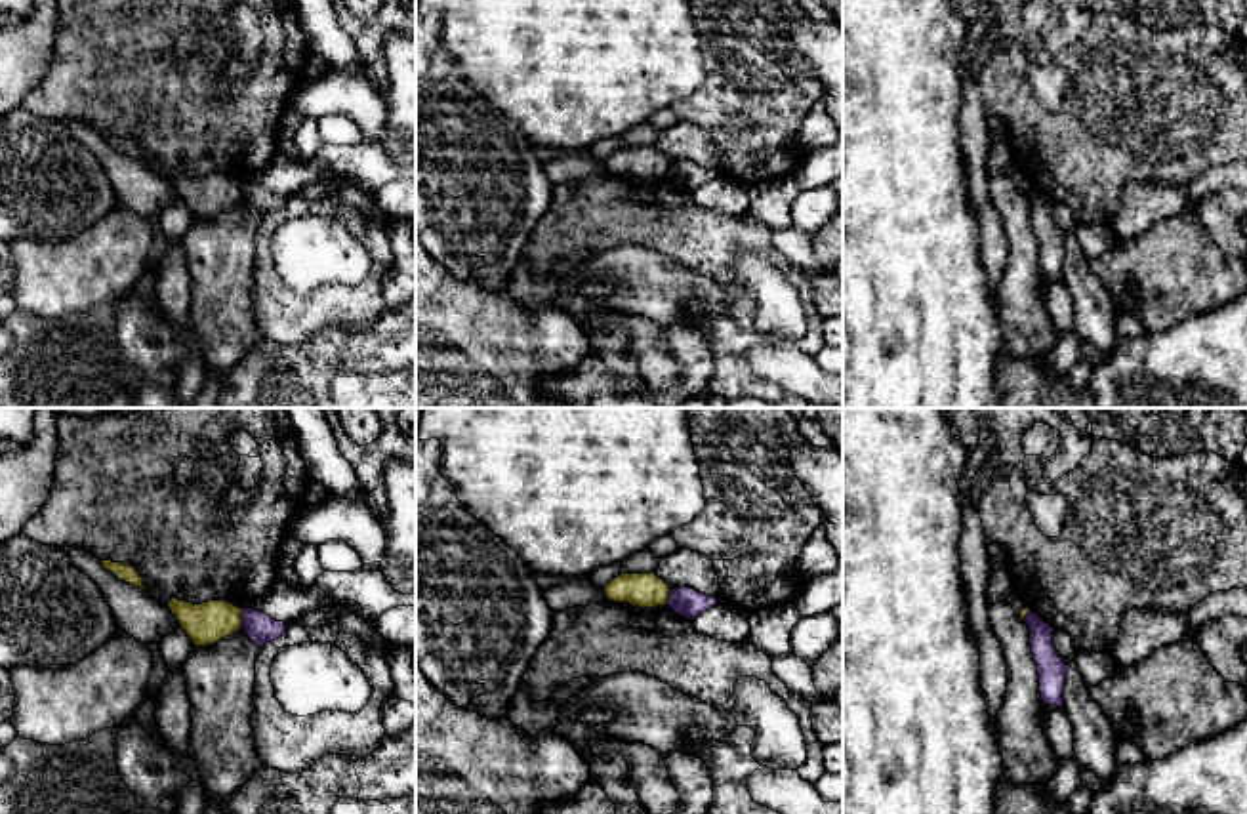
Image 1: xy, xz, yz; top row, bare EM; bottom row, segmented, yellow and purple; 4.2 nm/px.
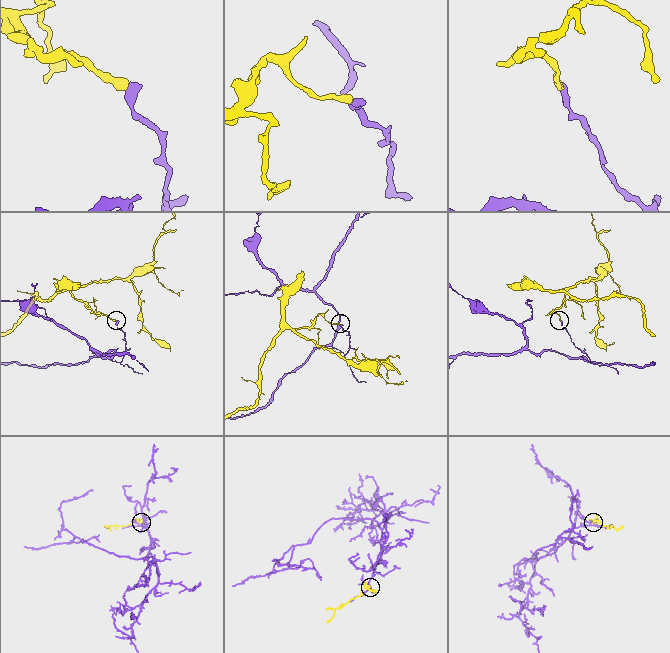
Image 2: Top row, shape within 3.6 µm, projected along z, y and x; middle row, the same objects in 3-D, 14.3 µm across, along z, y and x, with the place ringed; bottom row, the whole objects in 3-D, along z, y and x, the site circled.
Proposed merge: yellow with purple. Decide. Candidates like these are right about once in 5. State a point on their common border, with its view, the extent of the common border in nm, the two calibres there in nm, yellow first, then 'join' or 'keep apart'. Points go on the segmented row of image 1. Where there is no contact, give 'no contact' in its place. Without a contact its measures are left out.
xy (241, 618) | 80 nm | 170/130 nm | keep apart

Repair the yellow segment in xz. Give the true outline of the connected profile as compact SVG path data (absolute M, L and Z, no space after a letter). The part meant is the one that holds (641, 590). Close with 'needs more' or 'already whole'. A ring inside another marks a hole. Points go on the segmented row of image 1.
M654 572L650 574L620 574L604 589L608 600L629 602L639 608L665 606L669 600L669 585Z; already whole

